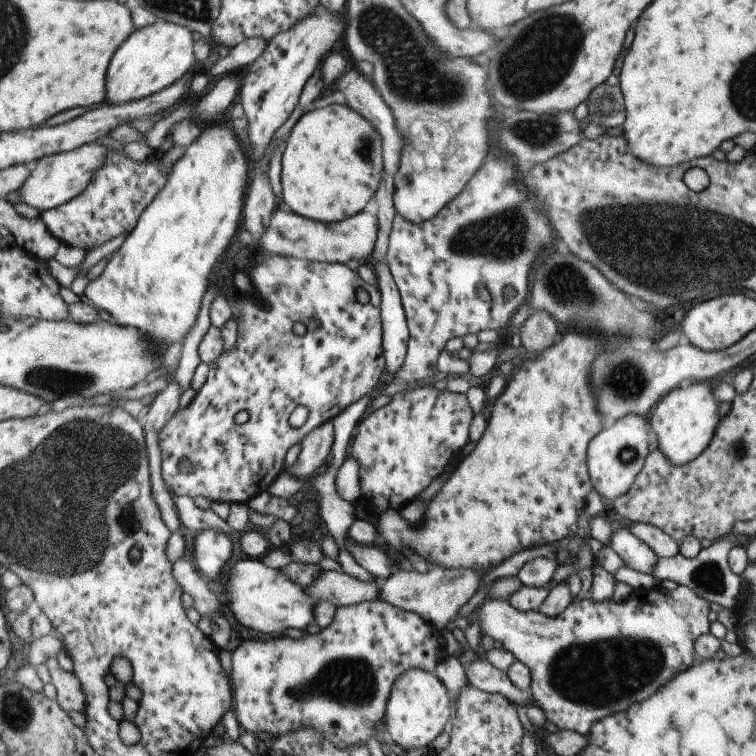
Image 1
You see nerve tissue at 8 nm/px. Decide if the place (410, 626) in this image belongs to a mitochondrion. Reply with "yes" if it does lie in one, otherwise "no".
no

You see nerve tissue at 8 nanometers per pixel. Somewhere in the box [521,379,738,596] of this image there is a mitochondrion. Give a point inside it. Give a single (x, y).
(628, 456)

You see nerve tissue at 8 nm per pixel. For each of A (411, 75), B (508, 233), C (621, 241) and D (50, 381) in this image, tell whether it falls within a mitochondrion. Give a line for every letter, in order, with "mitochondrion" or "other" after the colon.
A: mitochondrion
B: mitochondrion
C: mitochondrion
D: mitochondrion

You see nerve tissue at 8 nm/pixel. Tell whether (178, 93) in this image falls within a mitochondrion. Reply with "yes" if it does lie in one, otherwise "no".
no

